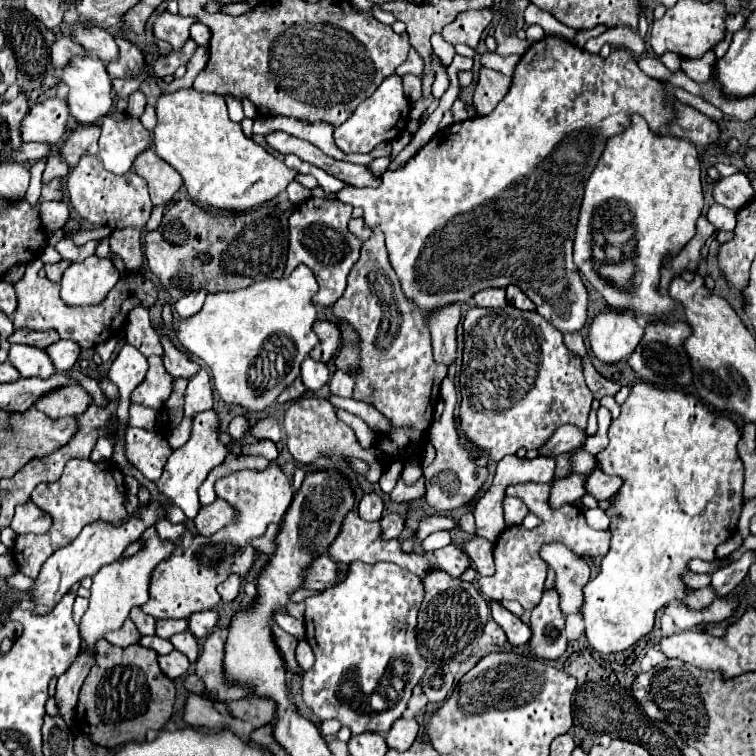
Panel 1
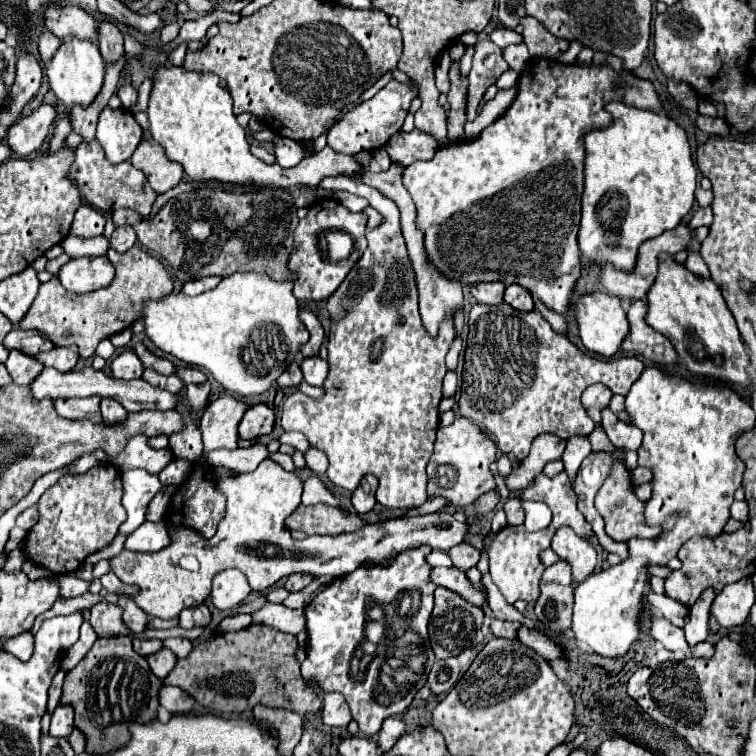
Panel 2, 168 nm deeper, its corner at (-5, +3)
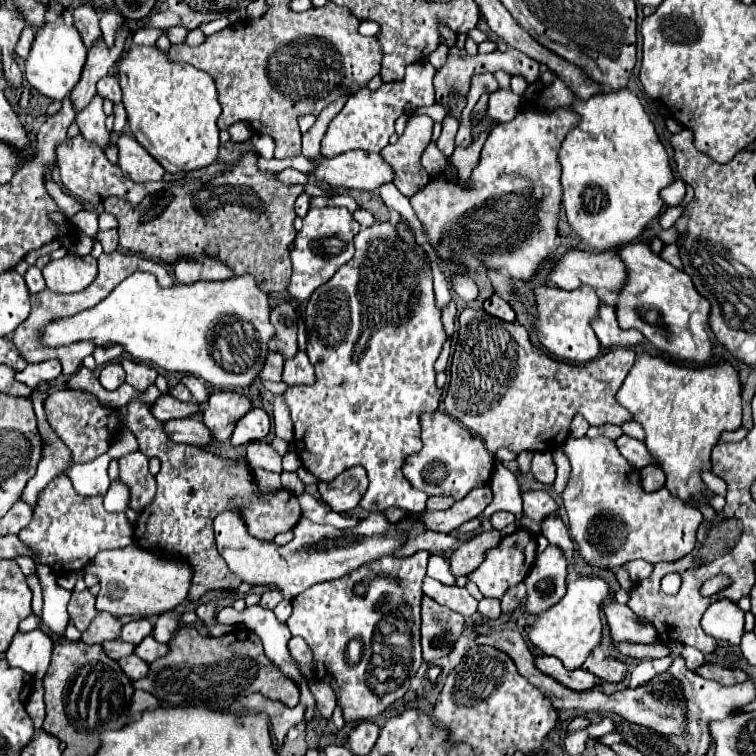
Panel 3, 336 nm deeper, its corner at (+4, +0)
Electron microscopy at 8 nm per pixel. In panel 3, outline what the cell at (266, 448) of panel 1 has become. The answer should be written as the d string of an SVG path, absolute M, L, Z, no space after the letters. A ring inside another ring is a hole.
M288 452L282 456L282 468L288 470L288 472L296 472L300 468L300 458L296 456L296 452Z

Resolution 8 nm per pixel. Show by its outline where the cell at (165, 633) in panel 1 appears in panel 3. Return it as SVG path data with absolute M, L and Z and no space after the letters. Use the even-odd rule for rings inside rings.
M148 618L128 620L122 628L122 640L132 642L132 644L140 644L140 640L144 640L144 636L148 634L152 634L152 620Z

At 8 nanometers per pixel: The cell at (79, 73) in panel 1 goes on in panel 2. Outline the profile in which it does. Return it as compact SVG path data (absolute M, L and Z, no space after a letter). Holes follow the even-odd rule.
M67 37L61 41L57 53L51 57L51 61L45 65L47 81L51 91L69 107L73 105L89 105L93 97L101 91L101 79L105 75L105 61L97 49L97 43L89 39L77 39Z

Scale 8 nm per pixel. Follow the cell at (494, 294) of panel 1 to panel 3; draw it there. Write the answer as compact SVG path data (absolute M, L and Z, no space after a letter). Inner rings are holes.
M468 274L452 278L452 290L454 290L456 296L462 298L464 302L474 302L474 300L478 298L478 294L480 294L478 284L476 284Z

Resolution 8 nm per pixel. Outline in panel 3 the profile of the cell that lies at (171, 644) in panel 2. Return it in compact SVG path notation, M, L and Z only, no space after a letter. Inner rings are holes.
M146 636L134 650L134 654L146 662L158 660L160 656L164 656L164 652L168 652L168 644L160 644L158 640L152 640L152 636Z

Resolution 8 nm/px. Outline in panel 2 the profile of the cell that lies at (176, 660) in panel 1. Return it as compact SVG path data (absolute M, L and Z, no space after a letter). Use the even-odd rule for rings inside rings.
M159 649L157 653L153 653L153 655L145 657L145 659L147 659L151 671L153 671L159 679L165 679L167 673L173 669L173 663L177 661L177 657L173 657L173 653L169 653L167 649Z

